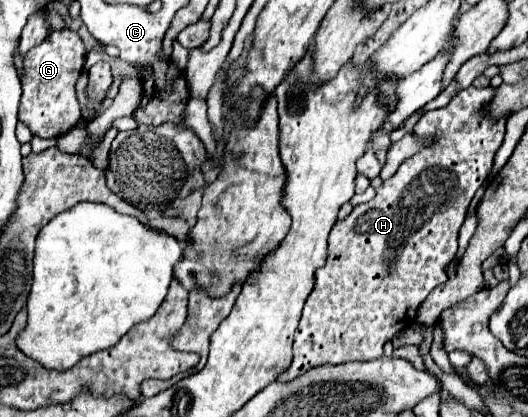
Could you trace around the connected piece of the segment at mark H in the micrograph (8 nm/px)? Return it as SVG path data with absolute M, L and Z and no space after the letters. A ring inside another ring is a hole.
M471 85L466 90L460 90L448 105L425 112L413 132L420 137L428 136L430 144L406 158L398 172L376 188L376 196L370 202L354 206L350 216L334 224L326 266L316 272L316 286L306 300L300 326L296 330L294 360L290 370L286 368L286 372L278 376L278 382L294 380L314 364L342 364L380 358L384 342L410 328L424 298L438 284L448 280L446 266L454 260L458 250L458 230L466 218L468 204L488 178L494 154L504 136L507 117L492 118L484 112L494 95L492 86L475 88Z

